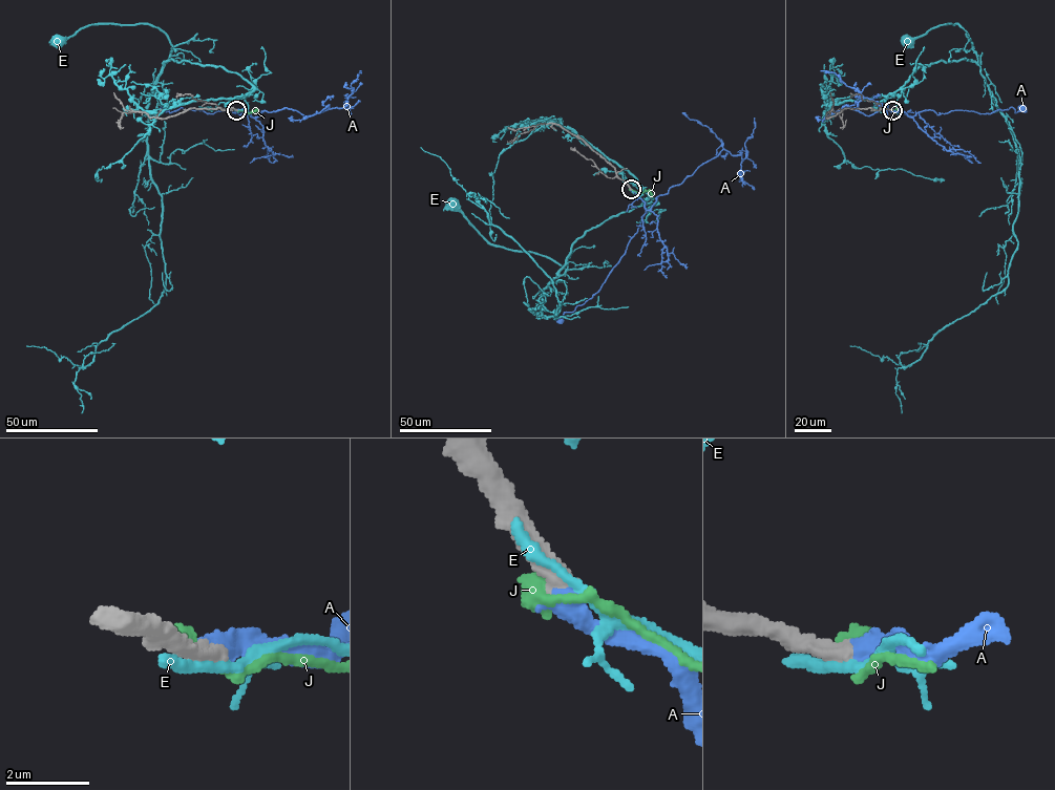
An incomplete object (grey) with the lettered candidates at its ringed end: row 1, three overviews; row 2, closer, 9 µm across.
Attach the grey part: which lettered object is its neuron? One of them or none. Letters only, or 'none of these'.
A

